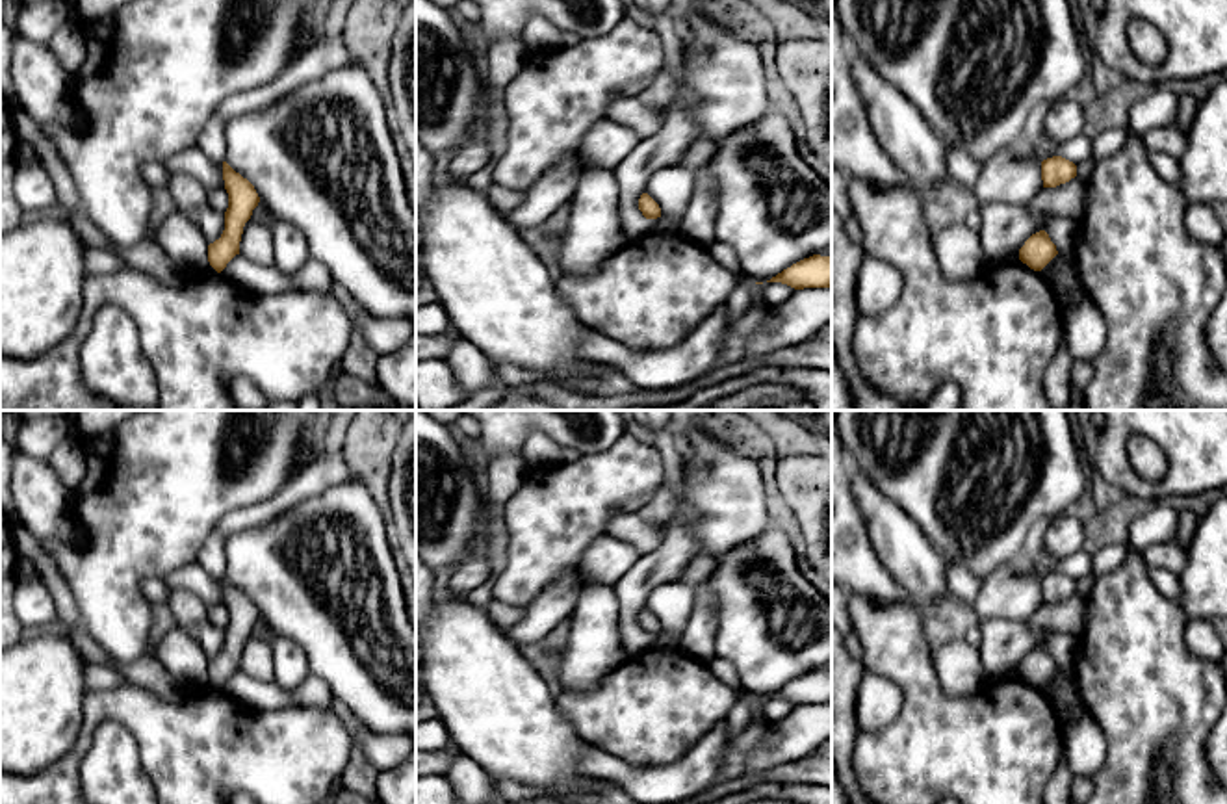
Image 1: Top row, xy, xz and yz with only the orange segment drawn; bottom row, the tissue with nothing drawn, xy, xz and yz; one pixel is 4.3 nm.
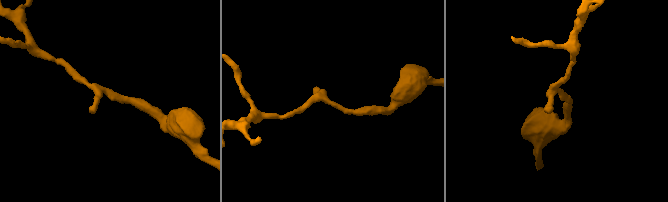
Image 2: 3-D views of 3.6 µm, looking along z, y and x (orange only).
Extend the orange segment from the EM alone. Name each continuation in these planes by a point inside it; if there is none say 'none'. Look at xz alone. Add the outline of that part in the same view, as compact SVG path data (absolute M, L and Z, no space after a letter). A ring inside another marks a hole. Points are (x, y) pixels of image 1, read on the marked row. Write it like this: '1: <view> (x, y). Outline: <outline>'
none

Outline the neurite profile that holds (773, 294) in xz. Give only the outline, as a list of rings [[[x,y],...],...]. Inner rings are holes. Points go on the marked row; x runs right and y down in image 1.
[[[763,282],[759,284],[759,292],[767,306],[776,306],[787,301],[796,290],[781,282]]]

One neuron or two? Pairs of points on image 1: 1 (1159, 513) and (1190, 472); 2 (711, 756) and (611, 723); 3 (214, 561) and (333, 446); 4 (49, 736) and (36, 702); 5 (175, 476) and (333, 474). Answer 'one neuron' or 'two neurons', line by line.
1: two neurons
2: two neurons
3: one neuron
4: one neuron
5: two neurons

